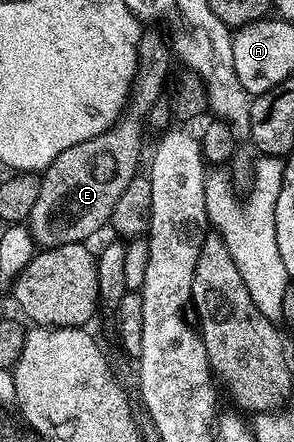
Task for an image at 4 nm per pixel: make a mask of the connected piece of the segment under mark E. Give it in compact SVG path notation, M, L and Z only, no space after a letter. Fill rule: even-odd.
M158 27L143 28L138 40L138 70L134 76L134 86L130 91L130 100L121 117L110 129L103 129L100 135L92 139L84 139L84 143L76 143L76 147L68 147L56 155L56 159L41 174L42 186L39 198L28 218L28 228L34 236L35 246L42 249L55 249L68 243L86 243L93 233L107 228L112 207L116 207L116 199L124 192L124 187L139 176L138 164L142 161L142 117L146 117L154 109L154 104L162 97L162 88L166 85L166 76L170 73L172 62L172 45L167 34Z

